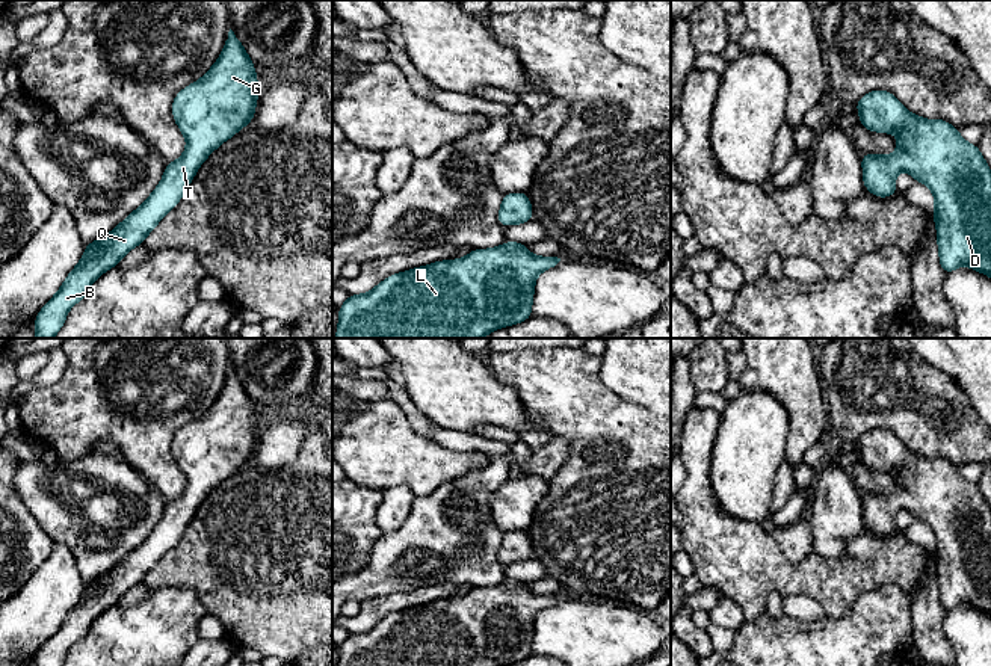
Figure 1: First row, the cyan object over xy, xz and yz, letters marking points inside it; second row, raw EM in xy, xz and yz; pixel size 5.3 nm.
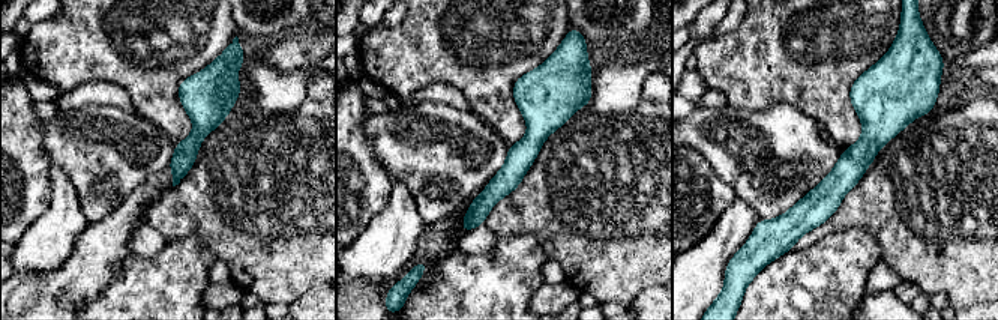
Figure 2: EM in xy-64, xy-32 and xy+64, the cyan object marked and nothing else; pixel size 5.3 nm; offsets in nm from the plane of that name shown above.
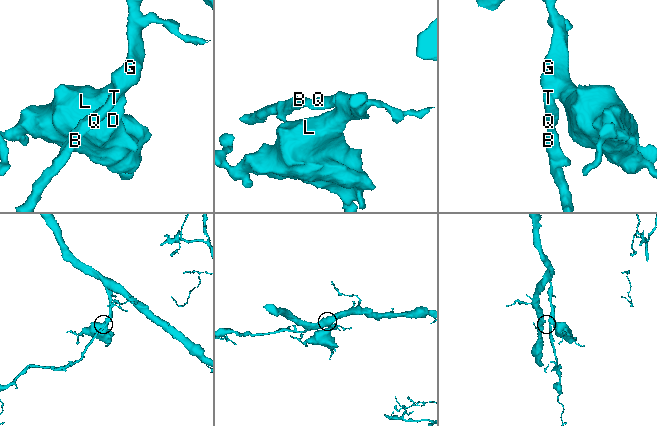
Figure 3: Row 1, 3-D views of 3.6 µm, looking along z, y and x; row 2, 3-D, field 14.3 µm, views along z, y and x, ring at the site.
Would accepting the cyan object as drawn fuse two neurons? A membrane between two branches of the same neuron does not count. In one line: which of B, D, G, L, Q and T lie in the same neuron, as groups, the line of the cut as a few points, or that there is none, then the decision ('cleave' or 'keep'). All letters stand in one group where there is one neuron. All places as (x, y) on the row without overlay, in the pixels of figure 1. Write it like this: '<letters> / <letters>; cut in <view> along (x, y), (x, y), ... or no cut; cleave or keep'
B D G L Q T; no cut; keep

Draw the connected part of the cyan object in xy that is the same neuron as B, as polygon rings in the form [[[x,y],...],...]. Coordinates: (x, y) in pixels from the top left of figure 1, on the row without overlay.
[[[230,367],[224,388],[208,411],[172,439],[172,455],[187,479],[183,494],[166,501],[160,523],[140,545],[109,572],[86,583],[79,603],[38,651],[35,666],[62,666],[69,646],[86,634],[95,618],[144,581],[160,557],[177,545],[202,500],[252,461],[258,432],[254,400]]]

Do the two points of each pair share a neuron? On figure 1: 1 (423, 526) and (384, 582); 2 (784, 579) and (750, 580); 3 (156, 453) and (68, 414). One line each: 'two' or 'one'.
1: one
2: one
3: one

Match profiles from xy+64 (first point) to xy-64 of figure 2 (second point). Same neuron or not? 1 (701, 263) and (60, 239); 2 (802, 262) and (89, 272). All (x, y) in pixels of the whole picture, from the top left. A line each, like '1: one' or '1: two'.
1: one
2: two

